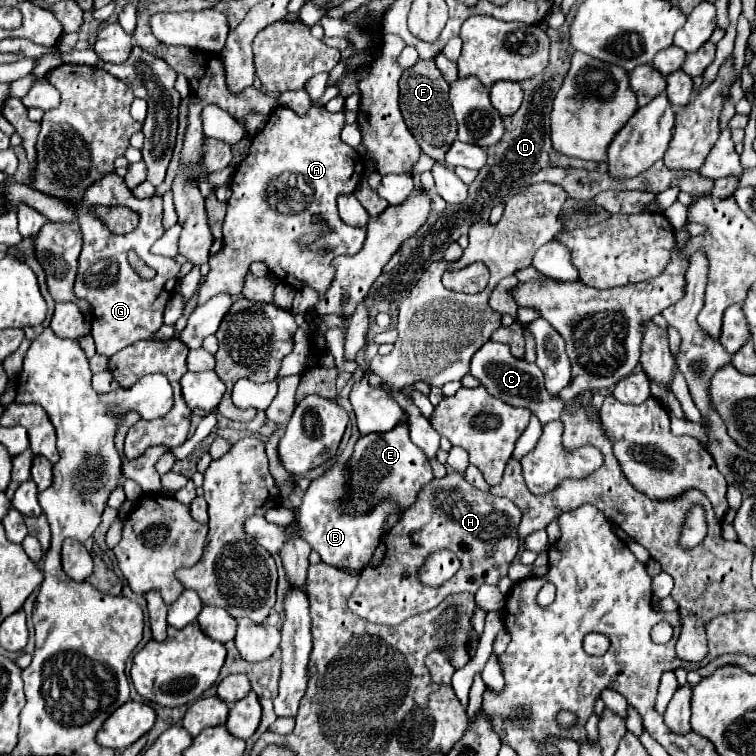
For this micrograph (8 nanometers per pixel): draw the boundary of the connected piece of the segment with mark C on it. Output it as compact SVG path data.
M488 341L482 345L482 349L472 357L470 373L480 379L480 383L488 389L490 395L498 397L500 401L516 407L528 407L532 413L538 415L538 419L546 425L548 421L560 419L560 411L564 403L558 397L550 397L544 383L542 383L542 371L524 359L514 359L510 355L508 345Z

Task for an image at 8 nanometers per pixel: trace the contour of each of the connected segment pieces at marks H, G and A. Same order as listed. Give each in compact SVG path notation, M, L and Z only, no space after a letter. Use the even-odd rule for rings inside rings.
M462 473L432 479L396 527L382 537L374 557L360 573L360 583L348 599L348 607L366 621L396 625L412 615L430 611L446 595L460 591L476 593L480 585L498 585L520 551L520 517L522 513L512 501L476 489ZM428 543L434 545L432 549L452 549L462 563L454 579L438 589L420 585L416 579L416 571L428 555Z
M86 207L82 209L78 223L82 227L84 247L80 253L74 293L92 305L92 337L96 341L96 351L112 357L120 349L140 339L148 339L156 329L160 329L164 305L176 289L176 273L180 265L170 257L152 253L152 269L156 271L156 277L150 281L140 279L126 259L126 253L132 249L130 239L138 237L112 235Z
M314 105L304 117L298 117L290 109L276 107L268 115L266 127L252 137L248 157L236 167L232 177L232 197L228 201L228 211L222 223L224 245L222 249L210 257L210 273L200 285L198 291L198 305L206 303L210 297L218 293L238 295L244 287L244 277L252 261L264 261L272 277L278 281L302 289L312 287L320 297L324 297L324 289L332 285L332 259L338 255L356 255L366 239L366 229L362 227L348 227L338 217L336 197L342 193L352 193L356 183L364 175L364 161L362 157L340 141L340 131L344 127L342 113L330 113L320 105ZM318 231L320 237L310 245L300 245L300 237Z

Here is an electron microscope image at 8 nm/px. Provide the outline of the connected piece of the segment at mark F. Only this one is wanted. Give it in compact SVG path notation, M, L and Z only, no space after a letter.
M418 61L412 69L406 69L400 77L400 111L416 141L422 147L422 153L444 163L448 145L456 139L456 119L448 101L448 83L442 79L434 61Z

